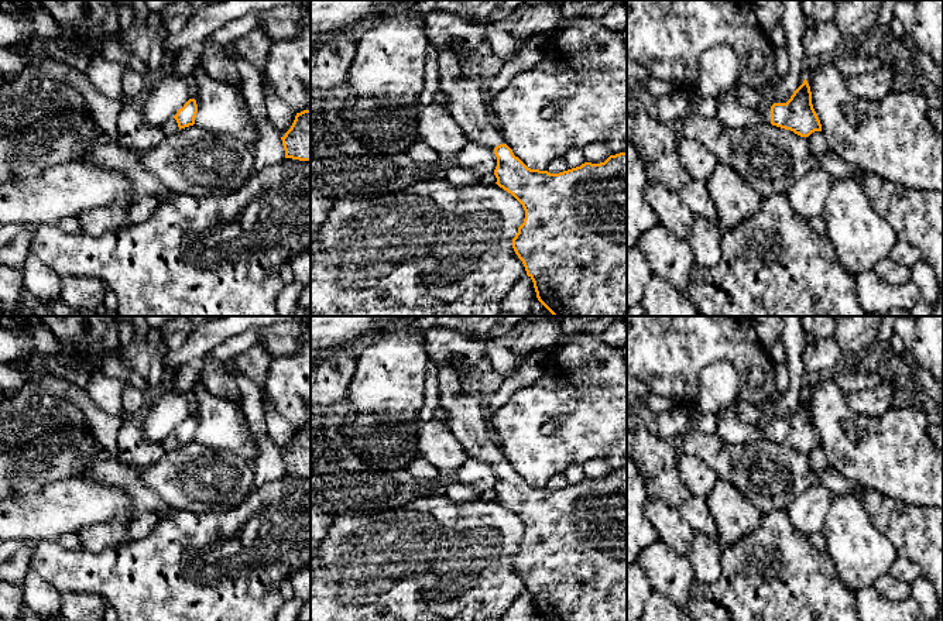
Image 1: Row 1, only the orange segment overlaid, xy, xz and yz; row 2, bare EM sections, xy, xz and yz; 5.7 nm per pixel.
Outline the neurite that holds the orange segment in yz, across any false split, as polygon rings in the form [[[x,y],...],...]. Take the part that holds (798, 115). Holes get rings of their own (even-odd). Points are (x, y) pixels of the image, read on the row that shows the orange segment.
[[[807,80],[793,92],[786,103],[774,103],[764,107],[767,123],[791,130],[800,137],[822,131],[820,120],[812,104],[812,92]]]

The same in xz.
[[[452,49],[439,51],[439,88],[446,96],[446,110],[462,128],[467,141],[494,150],[497,185],[524,207],[525,219],[512,239],[512,248],[532,279],[538,301],[553,316],[627,316],[627,152],[610,155],[604,162],[551,174],[531,169],[504,143],[491,123],[484,89],[460,69],[460,56]]]

